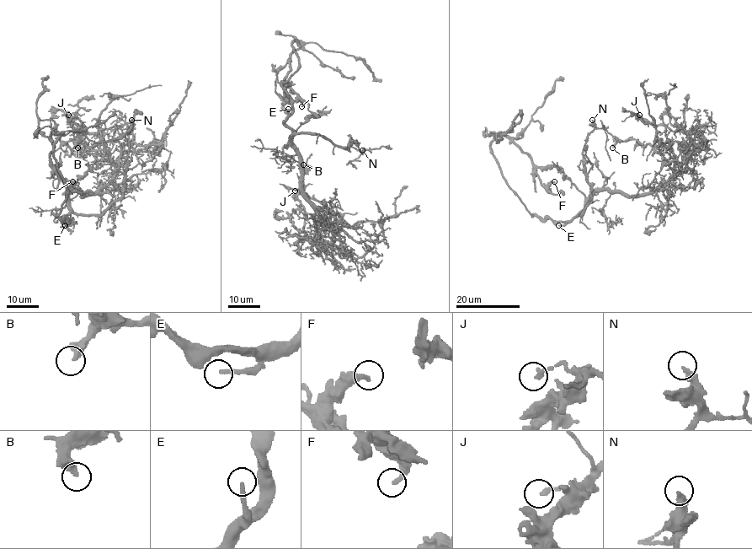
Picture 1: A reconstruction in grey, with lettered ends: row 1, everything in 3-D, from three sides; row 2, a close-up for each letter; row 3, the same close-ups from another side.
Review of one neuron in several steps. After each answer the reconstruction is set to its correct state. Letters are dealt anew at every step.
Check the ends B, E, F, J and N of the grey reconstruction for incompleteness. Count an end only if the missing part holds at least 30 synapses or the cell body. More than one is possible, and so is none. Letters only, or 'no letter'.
E

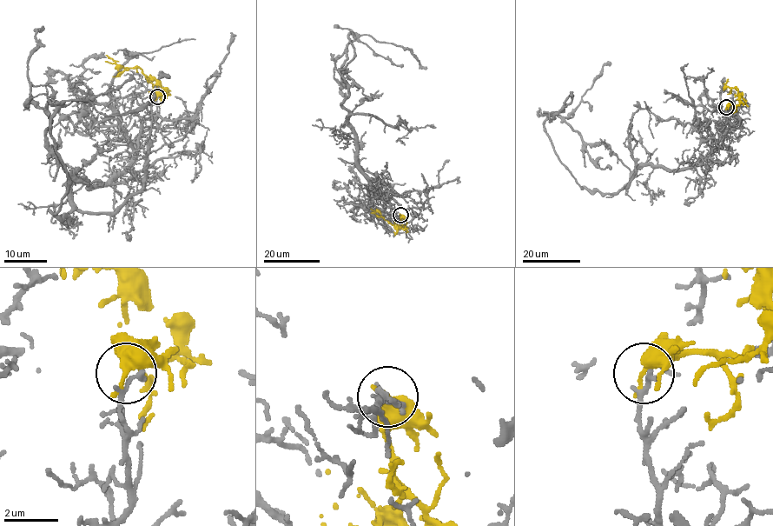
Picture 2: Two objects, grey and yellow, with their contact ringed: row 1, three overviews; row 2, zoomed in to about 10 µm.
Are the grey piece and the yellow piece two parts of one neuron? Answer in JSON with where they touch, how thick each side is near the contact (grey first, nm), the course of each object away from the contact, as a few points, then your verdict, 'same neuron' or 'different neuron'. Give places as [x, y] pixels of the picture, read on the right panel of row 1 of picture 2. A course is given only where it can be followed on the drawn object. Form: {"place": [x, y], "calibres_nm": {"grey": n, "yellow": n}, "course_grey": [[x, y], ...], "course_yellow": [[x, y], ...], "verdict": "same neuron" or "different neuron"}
{"place": [726, 107], "calibres_nm": {"grey": 200, "yellow": 550}, "course_grey": [[727, 107], [729, 129], [702, 159], [640, 166], [611, 194], [583, 189], [560, 160], [550, 115], [611, 168]], "course_yellow": [[726, 107], [738, 104], [740, 100], [736, 88], [725, 86], [728, 79]], "verdict": "different neuron"}

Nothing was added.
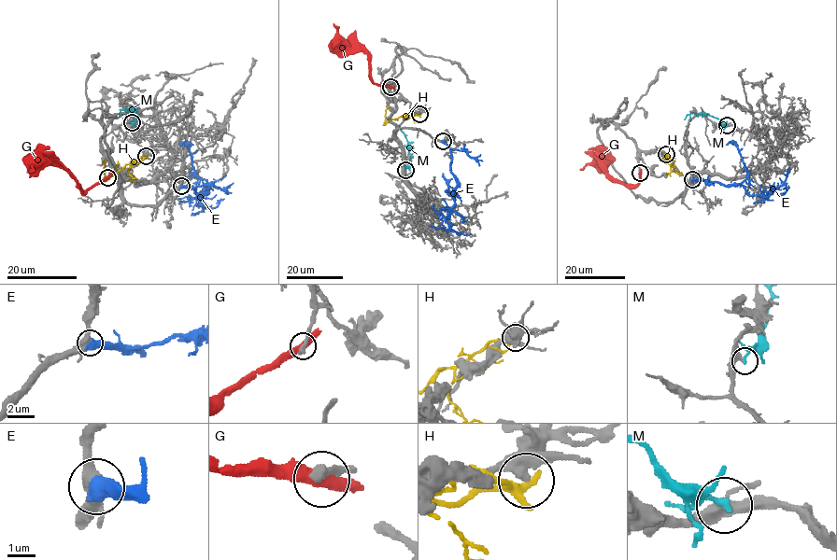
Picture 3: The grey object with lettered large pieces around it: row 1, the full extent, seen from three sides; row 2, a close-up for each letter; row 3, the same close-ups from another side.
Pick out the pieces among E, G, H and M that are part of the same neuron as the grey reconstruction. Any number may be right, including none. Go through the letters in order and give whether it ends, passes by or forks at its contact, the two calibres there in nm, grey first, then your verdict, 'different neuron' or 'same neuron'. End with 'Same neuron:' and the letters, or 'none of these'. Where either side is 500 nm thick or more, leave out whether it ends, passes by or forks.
E: 400/600 nm | same neuron
G: it passes by | 400/460 nm | different neuron
H: it passes by | 340/320 nm | different neuron
M: it ends | 280/200 nm | different neuron
Same neuron: E

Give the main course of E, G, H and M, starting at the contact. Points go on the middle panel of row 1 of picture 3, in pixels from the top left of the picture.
E: (443, 141), (450, 149), (450, 170), (457, 182), (453, 196), (454, 206), (446, 222), (454, 230), (469, 234)
G: (390, 87), (372, 81), (370, 57), (362, 50), (354, 50), (338, 34), (333, 23)
H: (420, 114), (400, 117), (385, 124), (385, 110), (389, 106)
M: (405, 170), (411, 154), (408, 141), (401, 129)

